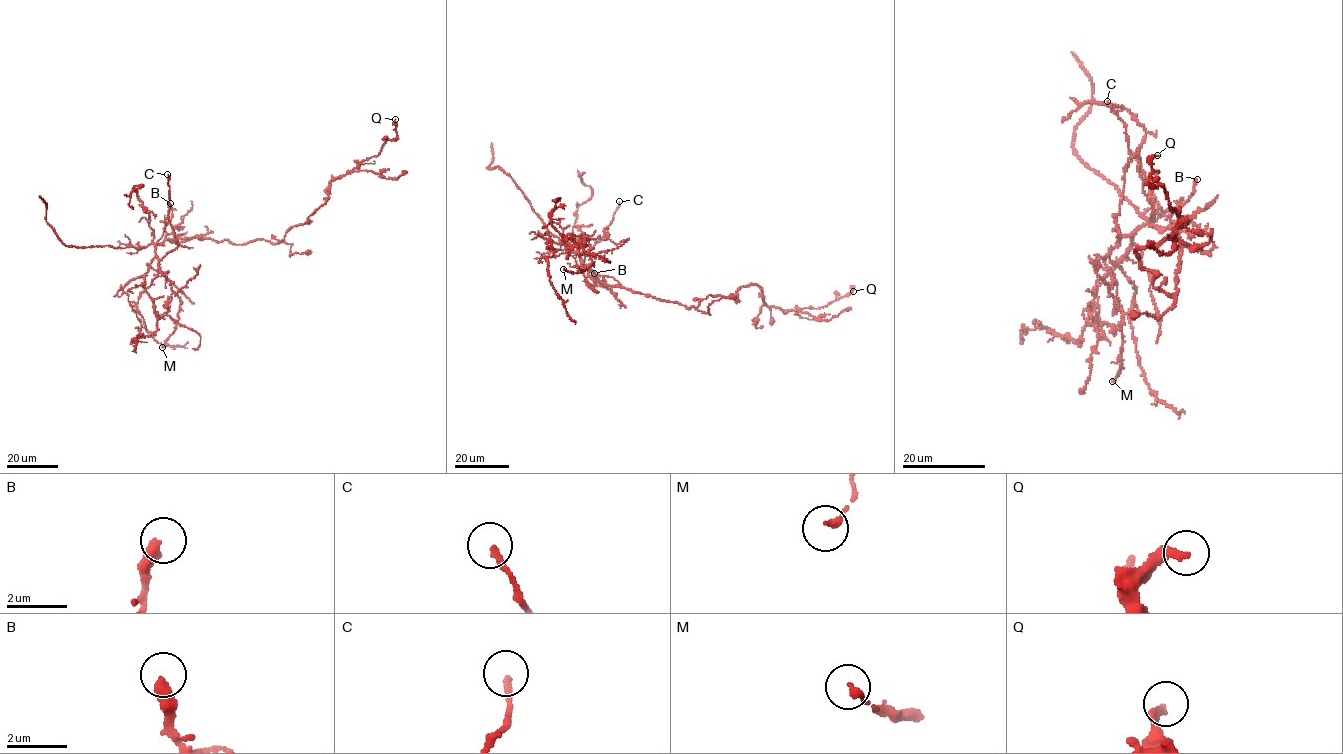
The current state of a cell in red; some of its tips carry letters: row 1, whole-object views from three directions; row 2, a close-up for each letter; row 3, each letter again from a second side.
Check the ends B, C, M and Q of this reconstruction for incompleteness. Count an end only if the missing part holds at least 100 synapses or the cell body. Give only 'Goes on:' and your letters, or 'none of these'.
Goes on: none of these

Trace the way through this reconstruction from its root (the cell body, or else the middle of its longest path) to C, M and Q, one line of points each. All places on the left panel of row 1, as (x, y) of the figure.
C: (234, 243), (194, 236), (179, 242), (168, 239), (155, 247), (158, 259), (178, 245), (168, 220), (167, 174)
M: (234, 243), (194, 236), (179, 242), (168, 239), (155, 247), (159, 269), (180, 302), (176, 328), (162, 347)
Q: (234, 243), (276, 244), (306, 224), (328, 199), (333, 180), (397, 137), (395, 119)

